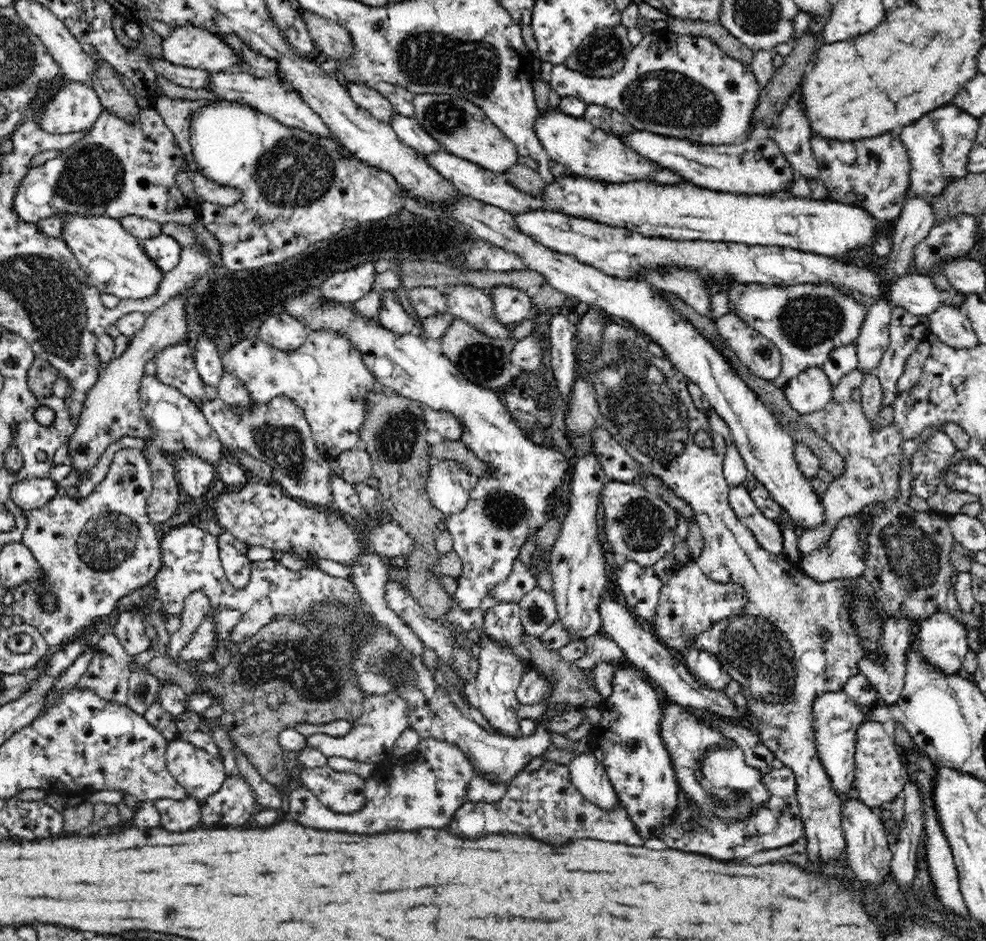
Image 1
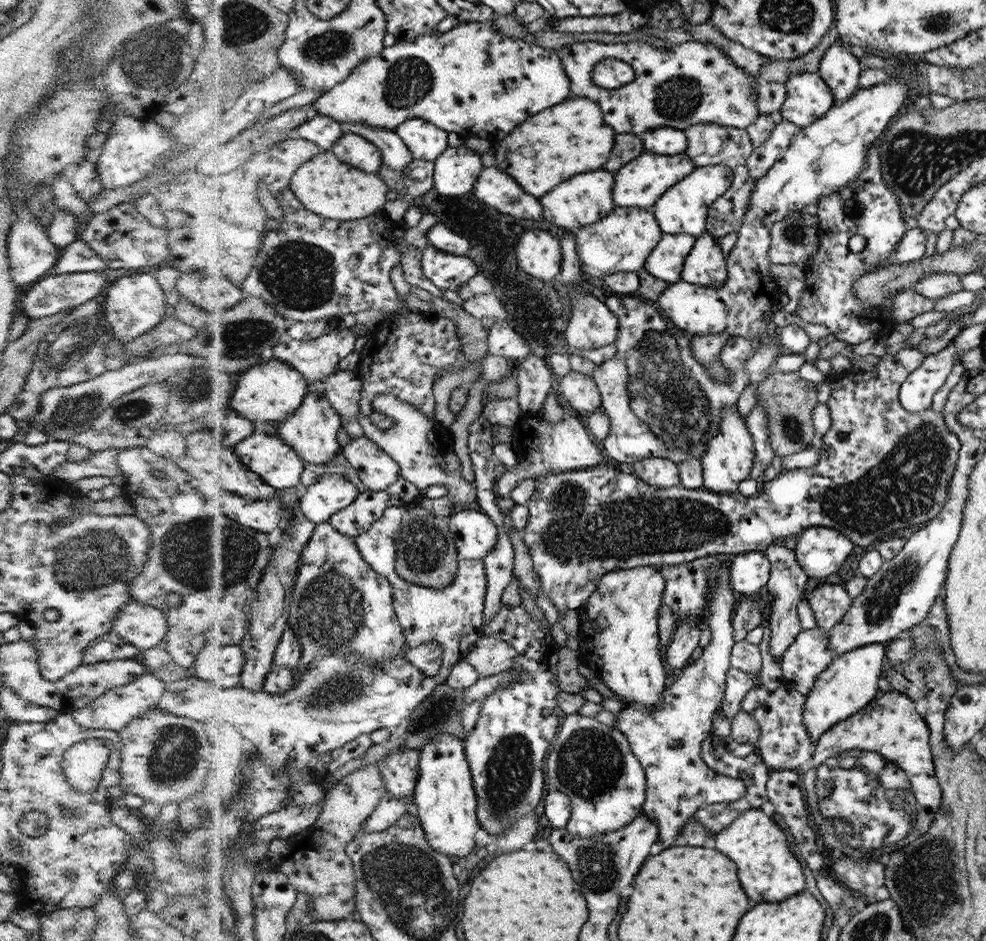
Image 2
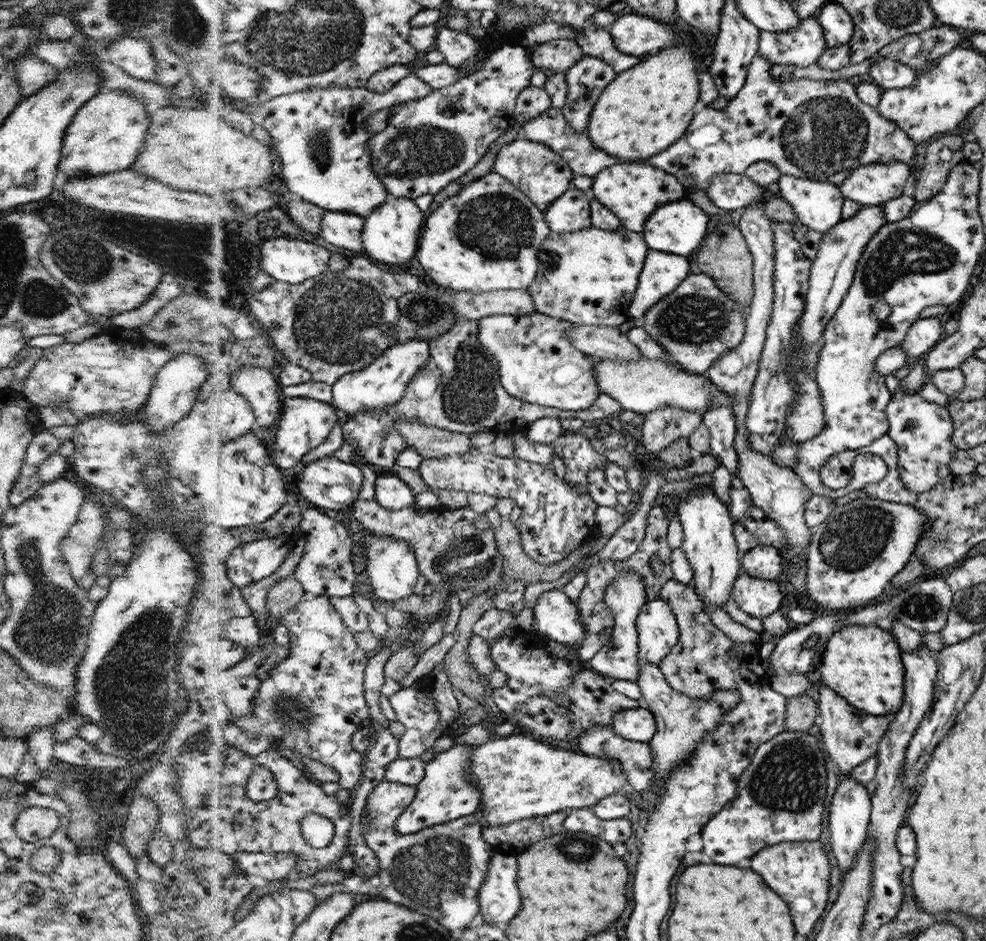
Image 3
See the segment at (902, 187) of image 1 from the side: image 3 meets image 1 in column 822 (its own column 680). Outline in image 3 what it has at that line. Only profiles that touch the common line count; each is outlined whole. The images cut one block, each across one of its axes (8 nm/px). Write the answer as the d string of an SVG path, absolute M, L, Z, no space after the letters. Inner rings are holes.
M755 56L747 72L747 80L742 90L728 101L725 109L713 109L702 105L696 113L693 123L683 136L670 147L668 152L660 151L658 156L642 159L642 162L673 174L688 190L697 188L707 190L713 176L717 174L743 175L752 164L761 161L774 164L782 175L794 175L816 182L828 182L840 186L851 176L852 171L868 165L868 162L902 161L914 158L916 144L888 117L881 114L872 105L864 104L859 99L858 88L846 79L810 80L776 80L771 75L773 62L766 56ZM687 174L693 178L689 184Z

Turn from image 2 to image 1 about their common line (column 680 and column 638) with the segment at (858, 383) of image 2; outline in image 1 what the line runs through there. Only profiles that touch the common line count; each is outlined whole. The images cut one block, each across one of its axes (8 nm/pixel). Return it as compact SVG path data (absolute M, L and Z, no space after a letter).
M608 480L600 494L604 508L604 532L610 544L610 554L624 554L628 560L640 566L656 564L668 551L672 551L678 538L674 533L677 513L652 492L640 484Z

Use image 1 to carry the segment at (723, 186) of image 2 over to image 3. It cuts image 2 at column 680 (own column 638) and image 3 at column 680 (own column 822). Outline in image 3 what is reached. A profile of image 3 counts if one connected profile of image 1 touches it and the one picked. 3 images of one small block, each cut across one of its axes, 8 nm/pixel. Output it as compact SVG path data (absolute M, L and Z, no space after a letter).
M688 197L663 204L653 213L652 220L648 220L648 228L643 228L644 232L640 232L647 241L649 249L676 253L688 258L688 254L692 254L702 244L702 240L708 232L709 214L704 212L699 205L690 201Z

